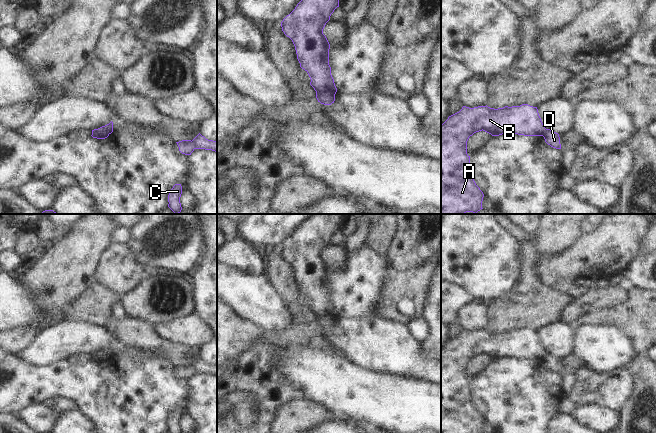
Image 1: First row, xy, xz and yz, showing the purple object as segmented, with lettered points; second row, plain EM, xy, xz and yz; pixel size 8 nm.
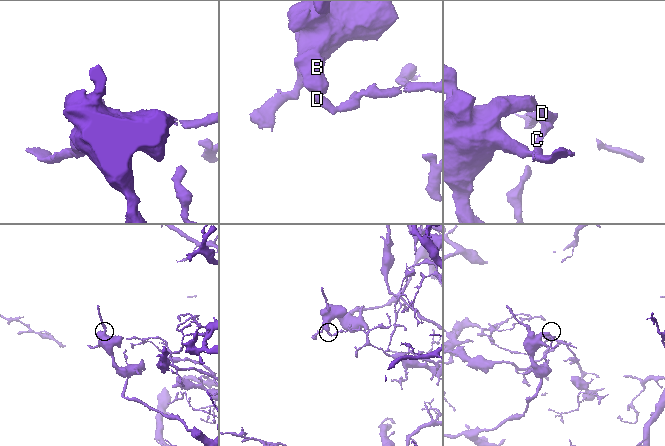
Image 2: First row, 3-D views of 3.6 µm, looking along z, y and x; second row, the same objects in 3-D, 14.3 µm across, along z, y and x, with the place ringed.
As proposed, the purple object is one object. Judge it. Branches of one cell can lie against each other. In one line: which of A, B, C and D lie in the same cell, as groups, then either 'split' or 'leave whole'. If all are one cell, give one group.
A B / C D; split

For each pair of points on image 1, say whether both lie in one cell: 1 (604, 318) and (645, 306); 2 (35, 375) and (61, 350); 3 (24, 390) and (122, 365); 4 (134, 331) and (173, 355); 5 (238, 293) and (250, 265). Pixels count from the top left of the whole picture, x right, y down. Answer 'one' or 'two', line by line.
1: one
2: two
3: one
4: one
5: two

